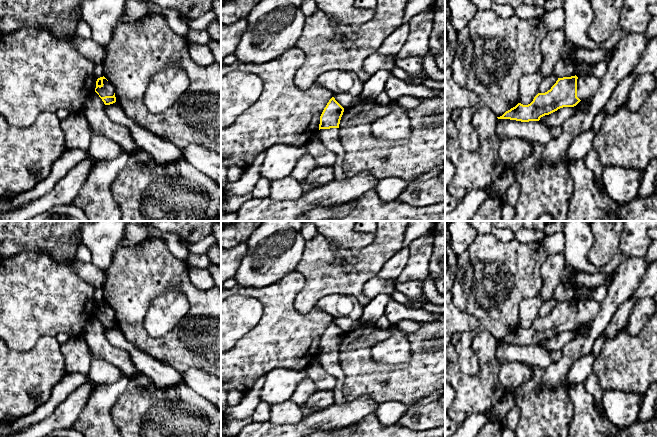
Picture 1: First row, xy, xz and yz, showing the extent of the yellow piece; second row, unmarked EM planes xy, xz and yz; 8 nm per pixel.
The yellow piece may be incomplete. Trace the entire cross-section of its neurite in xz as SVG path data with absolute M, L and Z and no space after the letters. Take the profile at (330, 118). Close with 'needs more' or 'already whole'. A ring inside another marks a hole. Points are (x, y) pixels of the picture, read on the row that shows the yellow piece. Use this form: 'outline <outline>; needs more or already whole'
outline M332 97L320 116L318 136L324 146L336 155L334 179L346 178L343 171L345 149L339 138L339 124L344 108Z; needs more

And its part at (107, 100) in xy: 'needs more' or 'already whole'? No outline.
needs more

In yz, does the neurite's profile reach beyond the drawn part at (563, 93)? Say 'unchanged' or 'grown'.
grown

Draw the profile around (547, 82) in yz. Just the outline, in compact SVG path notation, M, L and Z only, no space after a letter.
M555 74L549 77L544 77L538 88L538 93L545 93L551 89L551 87L556 83L558 77Z

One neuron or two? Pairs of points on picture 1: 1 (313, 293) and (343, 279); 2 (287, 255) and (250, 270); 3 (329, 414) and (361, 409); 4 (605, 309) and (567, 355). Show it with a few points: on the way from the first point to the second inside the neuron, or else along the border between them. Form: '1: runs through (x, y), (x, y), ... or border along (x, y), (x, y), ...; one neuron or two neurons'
1: runs through (320, 286), (327, 279), (336, 279); one neuron
2: runs through (278, 255), (272, 255), (259, 268); one neuron
3: runs through (337, 414), (348, 414), (353, 411); one neuron
4: runs through (601, 321), (579, 346); one neuron

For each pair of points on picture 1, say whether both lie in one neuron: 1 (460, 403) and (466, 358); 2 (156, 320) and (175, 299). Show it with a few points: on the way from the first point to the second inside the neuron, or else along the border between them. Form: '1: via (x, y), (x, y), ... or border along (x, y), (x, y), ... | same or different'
1: border along (455, 351), (459, 368), (464, 373), (475, 376) | different
2: via (161, 315), (172, 304) | same

